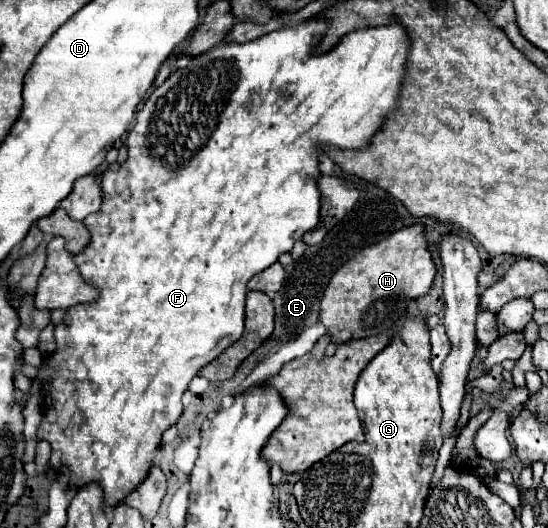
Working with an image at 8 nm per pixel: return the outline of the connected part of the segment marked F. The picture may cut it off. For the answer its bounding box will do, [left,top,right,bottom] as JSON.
[38,18,410,508]

